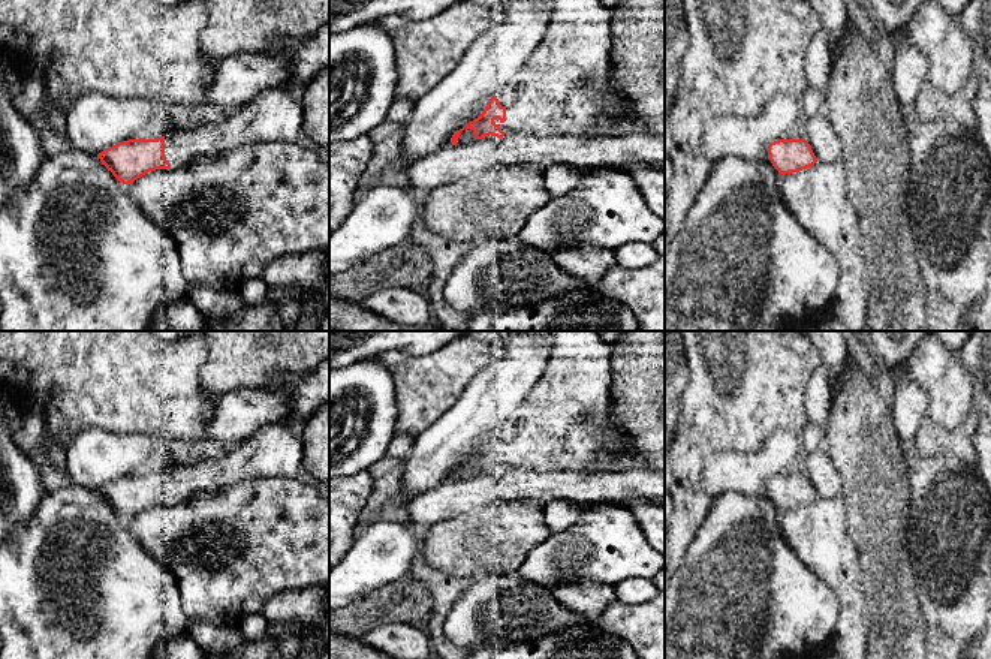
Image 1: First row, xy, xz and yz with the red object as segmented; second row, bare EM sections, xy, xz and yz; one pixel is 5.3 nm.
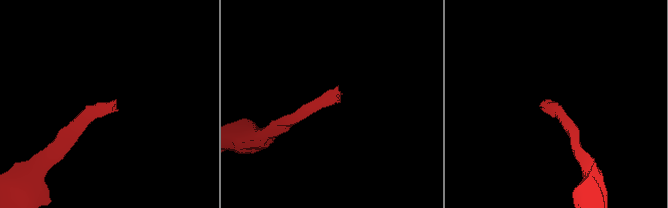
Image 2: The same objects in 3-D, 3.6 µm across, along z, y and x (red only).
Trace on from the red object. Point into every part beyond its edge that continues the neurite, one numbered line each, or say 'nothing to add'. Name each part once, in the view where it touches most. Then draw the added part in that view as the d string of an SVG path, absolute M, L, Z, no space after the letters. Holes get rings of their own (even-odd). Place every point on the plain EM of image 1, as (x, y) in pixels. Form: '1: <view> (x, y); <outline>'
1: xz (566, 421); M545 331L549 359L545 373L531 388L528 397L512 412L509 421L497 430L506 443L506 457L496 460L509 470L611 470L627 472L636 458L615 454L609 448L621 428L612 416L609 359L612 344L605 343L596 331Z

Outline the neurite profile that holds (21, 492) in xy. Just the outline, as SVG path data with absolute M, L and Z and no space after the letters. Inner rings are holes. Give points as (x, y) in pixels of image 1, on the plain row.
M0 404L0 544L18 529L28 526L46 493L40 478L40 460L22 452L15 443Z

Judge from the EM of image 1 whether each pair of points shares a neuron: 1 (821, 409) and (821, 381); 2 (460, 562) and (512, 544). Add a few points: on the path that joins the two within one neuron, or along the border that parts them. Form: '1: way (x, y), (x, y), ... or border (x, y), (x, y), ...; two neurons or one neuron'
1: way (821, 402), (821, 388); one neuron
2: way (473, 548), (478, 544), (499, 544); one neuron

